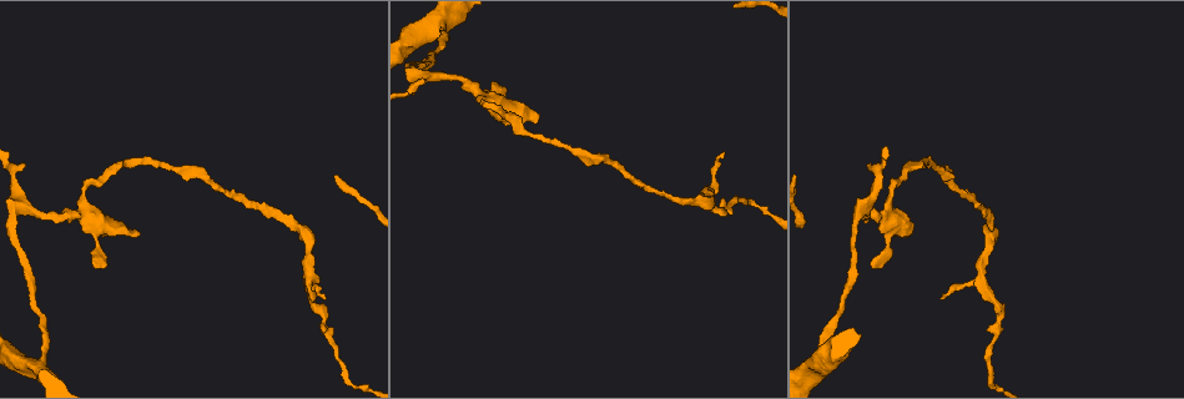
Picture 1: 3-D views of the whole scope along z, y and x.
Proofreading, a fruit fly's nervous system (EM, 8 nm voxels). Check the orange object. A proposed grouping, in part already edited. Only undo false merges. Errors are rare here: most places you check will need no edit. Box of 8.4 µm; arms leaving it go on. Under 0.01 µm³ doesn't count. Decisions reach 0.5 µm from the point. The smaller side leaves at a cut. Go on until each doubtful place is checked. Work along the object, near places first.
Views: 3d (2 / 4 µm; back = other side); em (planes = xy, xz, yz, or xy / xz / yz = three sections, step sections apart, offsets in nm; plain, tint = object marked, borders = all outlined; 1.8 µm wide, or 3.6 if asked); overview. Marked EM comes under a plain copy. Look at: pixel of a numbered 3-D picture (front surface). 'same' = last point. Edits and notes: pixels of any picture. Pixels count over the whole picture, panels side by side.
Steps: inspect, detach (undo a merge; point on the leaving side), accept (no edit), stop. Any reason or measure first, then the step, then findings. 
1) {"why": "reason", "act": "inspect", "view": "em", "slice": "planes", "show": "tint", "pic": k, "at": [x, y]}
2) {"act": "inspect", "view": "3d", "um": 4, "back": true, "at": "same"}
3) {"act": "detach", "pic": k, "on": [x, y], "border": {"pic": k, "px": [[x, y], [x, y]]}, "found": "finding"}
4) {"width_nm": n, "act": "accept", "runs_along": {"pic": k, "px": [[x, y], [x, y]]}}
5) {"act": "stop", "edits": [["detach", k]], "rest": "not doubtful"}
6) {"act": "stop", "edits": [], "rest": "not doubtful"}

{"why": "thick turns thin", "act": "inspect", "view": "em", "slice": "yz", "step": 8, "show": "tint", "pic": 1, "at": [518, 113]}

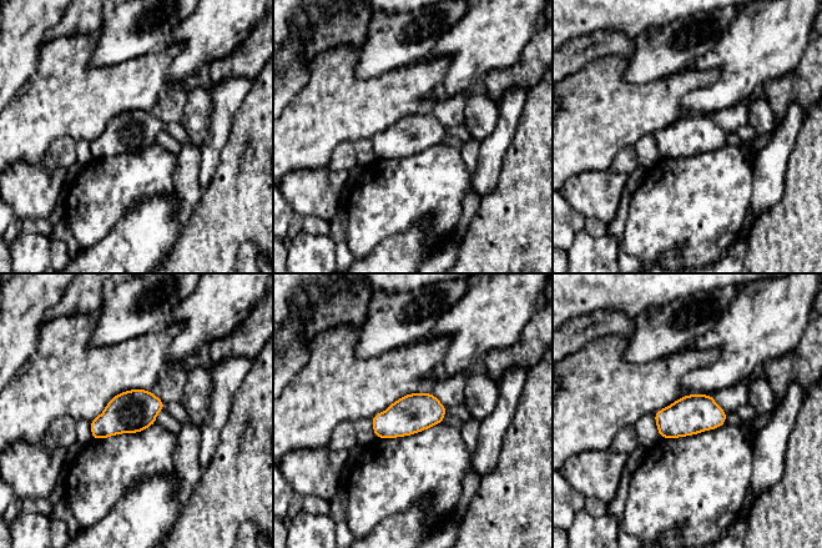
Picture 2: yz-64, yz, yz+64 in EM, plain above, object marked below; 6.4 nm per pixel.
{"why": "another direction", "act": "inspect", "view": "em", "slice": "planes", "show": "tint", "at": "same"}

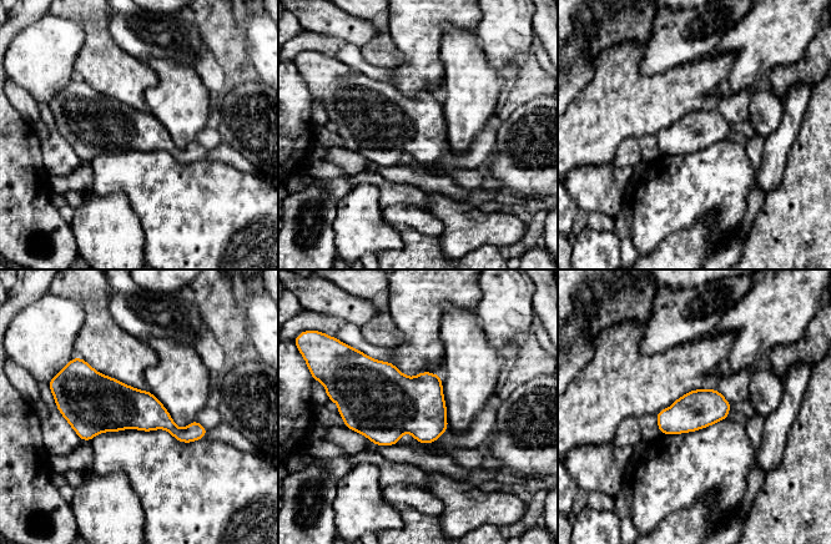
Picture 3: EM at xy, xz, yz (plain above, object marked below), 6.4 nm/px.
{"act": "accept", "found": "continuous, no second neuron"}

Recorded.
{"why": "calibre changes", "act": "inspect", "view": "em", "slice": "planes", "show": "tint", "pic": 1, "at": [82, 214]}

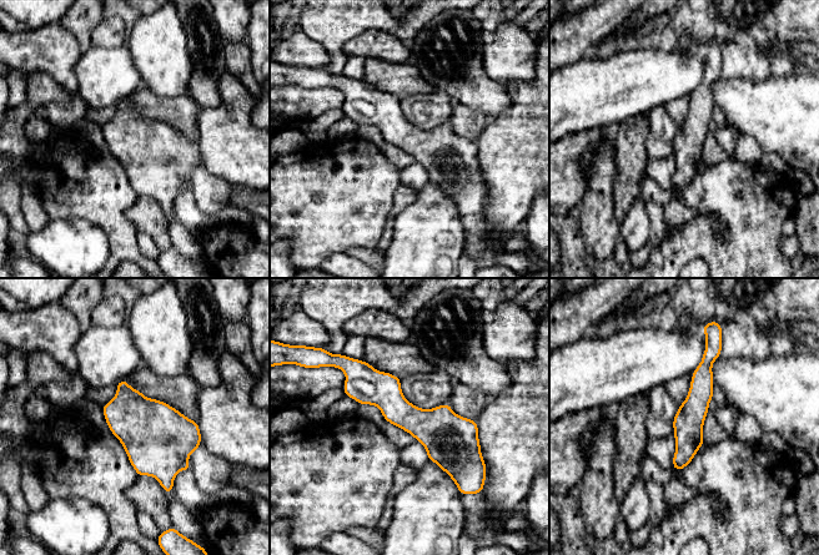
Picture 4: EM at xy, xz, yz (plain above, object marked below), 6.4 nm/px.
{"act": "accept", "runs_along": {"pic": 4, "px": [[348, 376], [473, 457]]}, "found": "one neuron here"}

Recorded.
{"why": "a fork", "act": "inspect", "view": "em", "slice": "planes", "show": "tint", "pic": 1, "at": [40, 368]}

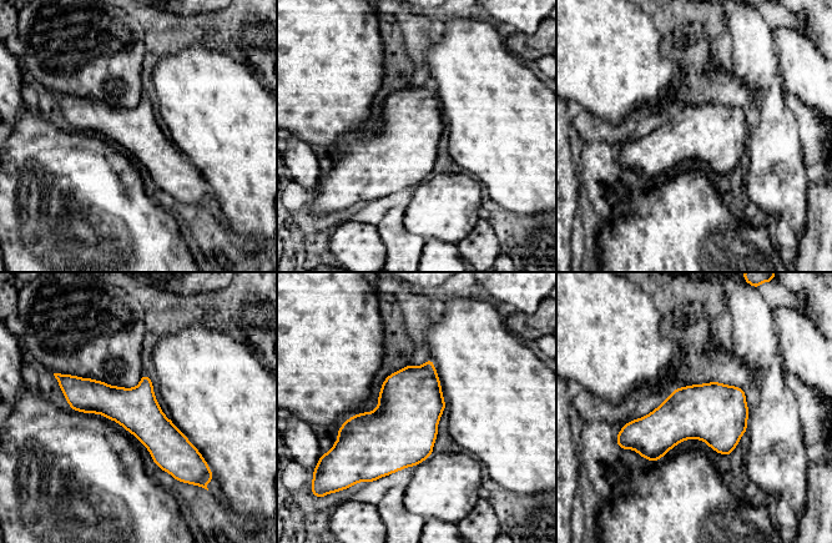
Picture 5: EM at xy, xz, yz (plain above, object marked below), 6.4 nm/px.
{"width_nm": 280, "act": "accept", "found": "all the same neuron"}

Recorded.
{"act": "stop", "edits": [], "rest": "not doubtful"}

